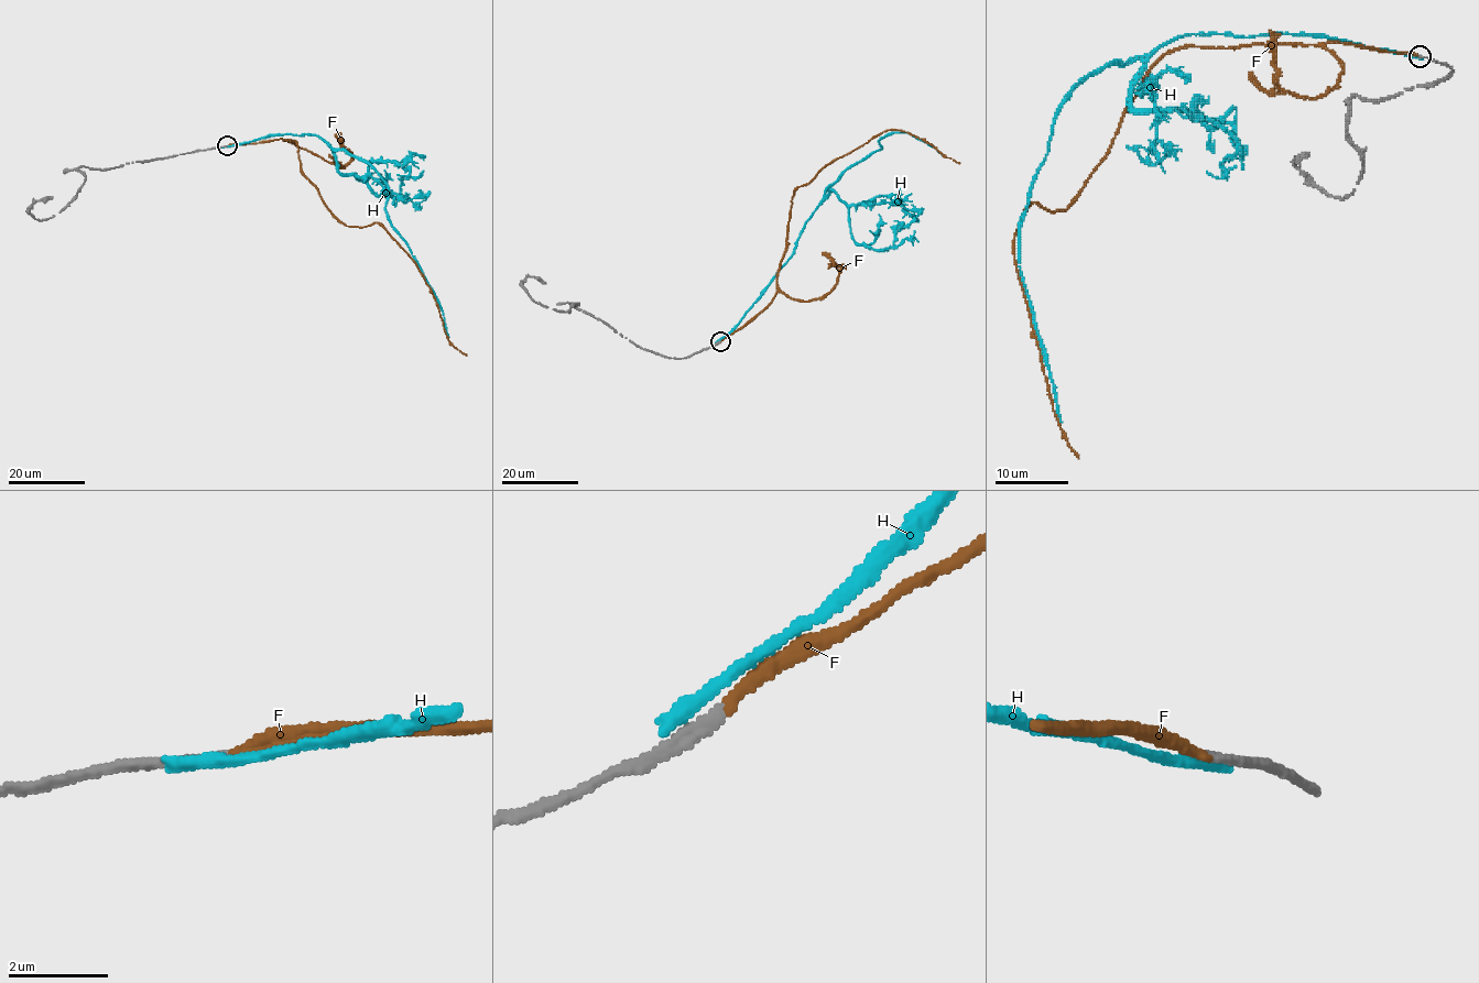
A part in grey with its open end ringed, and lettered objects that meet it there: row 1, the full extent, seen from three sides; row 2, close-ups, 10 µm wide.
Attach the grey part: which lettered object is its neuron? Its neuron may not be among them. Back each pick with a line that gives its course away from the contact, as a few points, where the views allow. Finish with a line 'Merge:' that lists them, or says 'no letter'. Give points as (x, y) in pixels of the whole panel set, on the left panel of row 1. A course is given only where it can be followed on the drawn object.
F: it runs (226, 146), (295, 141), (302, 173), (330, 211), (347, 226), (376, 222), (414, 262), (447, 338), (466, 356)
Merge: F

